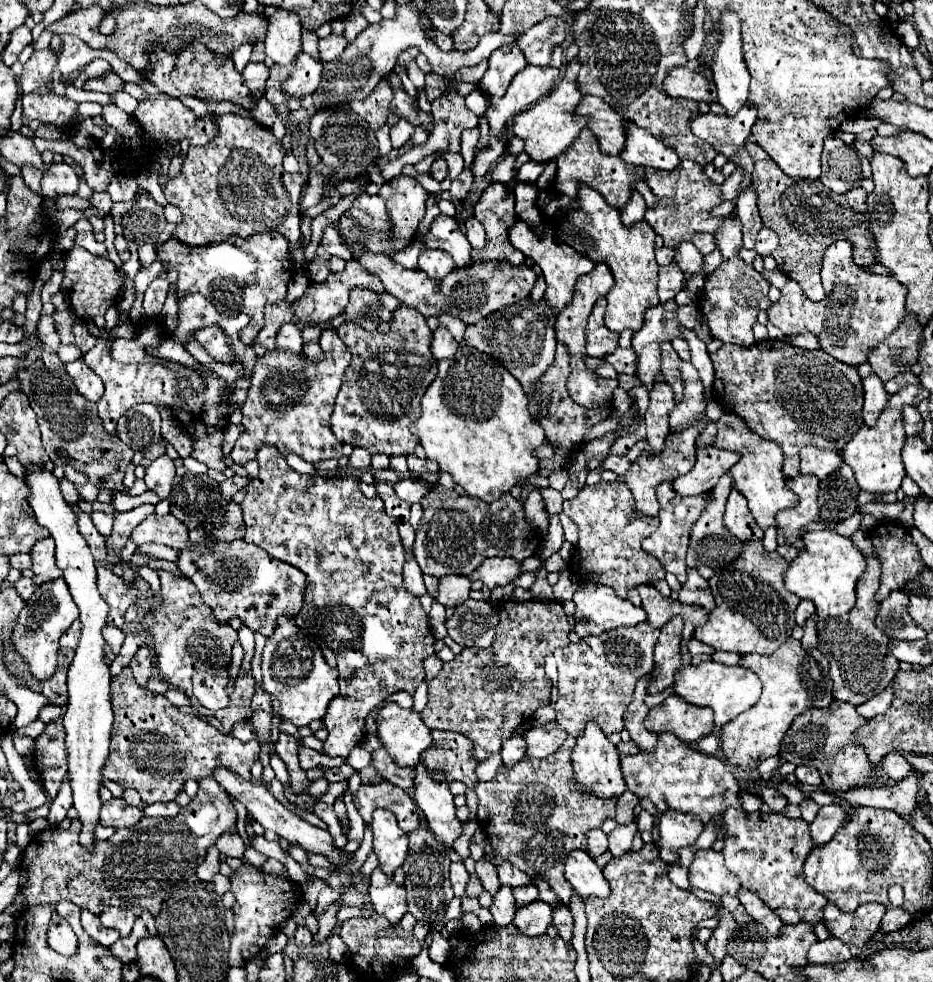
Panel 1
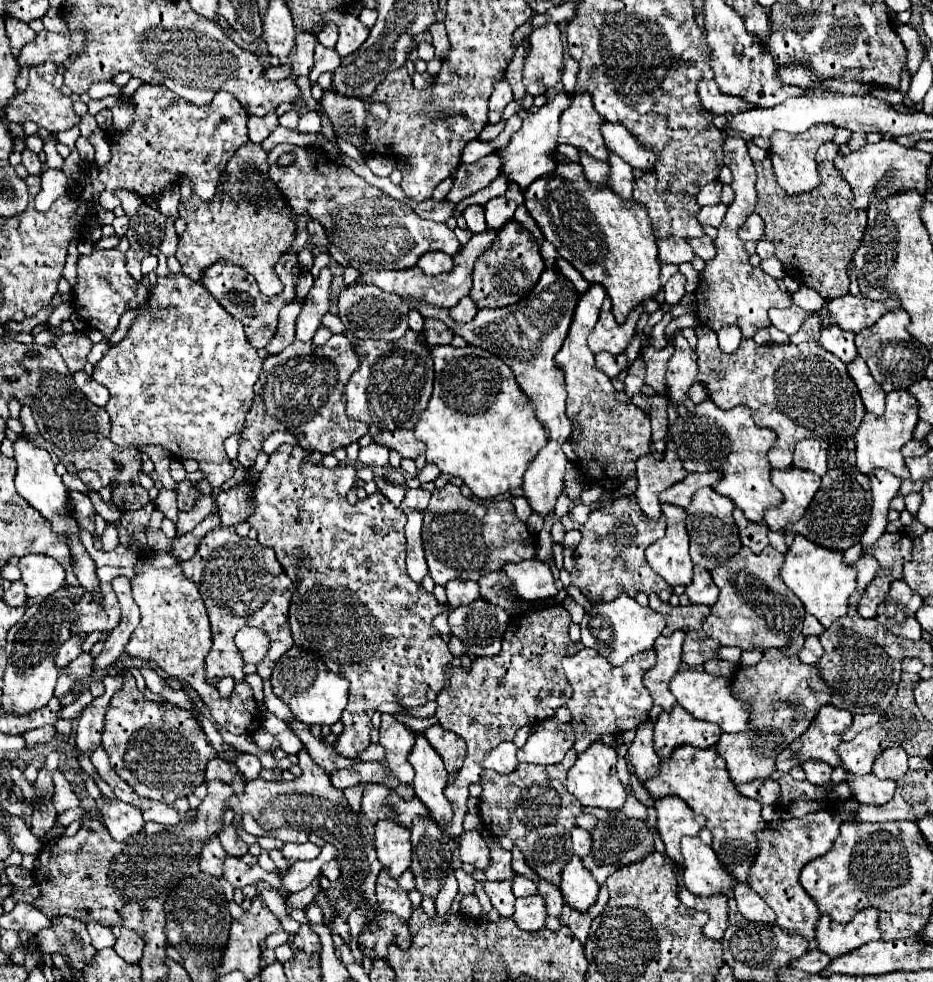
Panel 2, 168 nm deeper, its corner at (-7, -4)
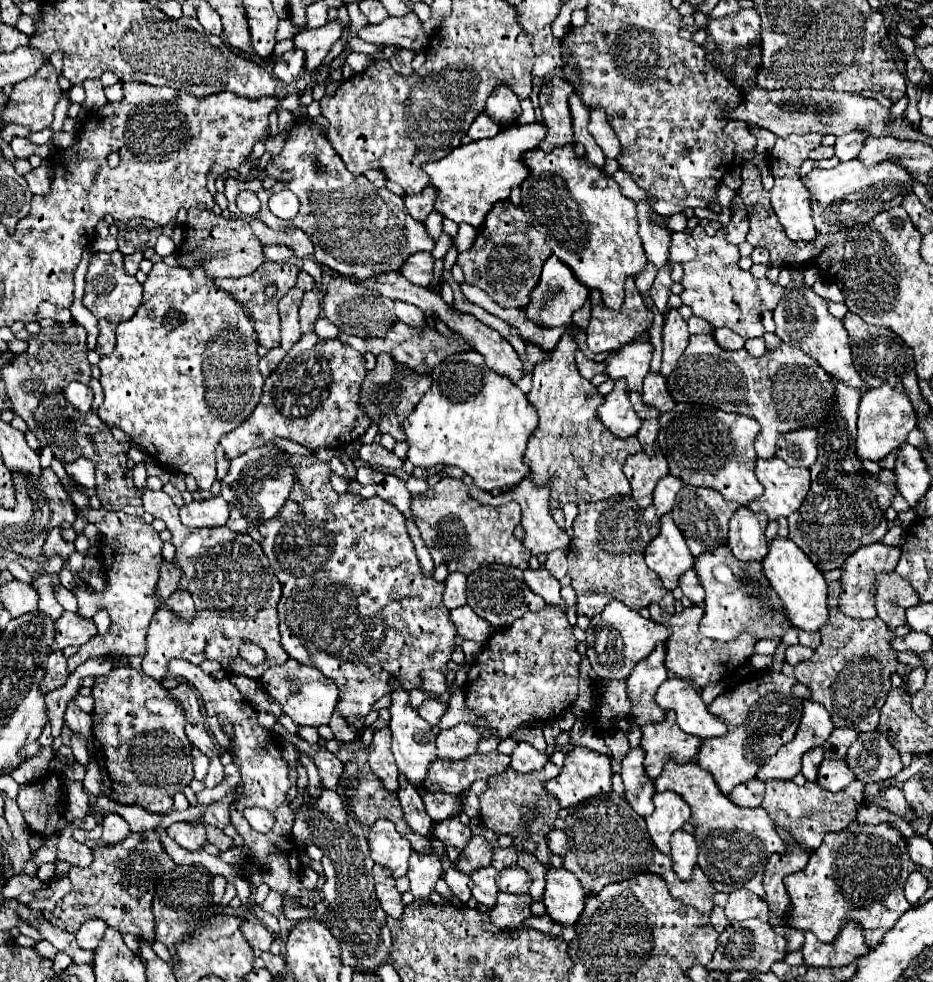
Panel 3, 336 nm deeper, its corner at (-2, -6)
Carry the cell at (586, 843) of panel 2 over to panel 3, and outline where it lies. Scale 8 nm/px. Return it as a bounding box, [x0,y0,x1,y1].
[548,830,568,854]

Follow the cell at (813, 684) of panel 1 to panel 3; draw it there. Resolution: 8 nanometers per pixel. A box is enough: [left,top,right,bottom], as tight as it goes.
[696,664,804,794]

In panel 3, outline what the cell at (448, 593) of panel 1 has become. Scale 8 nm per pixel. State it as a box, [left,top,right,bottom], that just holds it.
[444,572,466,608]

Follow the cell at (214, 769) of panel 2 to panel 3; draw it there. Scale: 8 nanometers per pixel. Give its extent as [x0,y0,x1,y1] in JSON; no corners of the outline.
[192,748,208,780]

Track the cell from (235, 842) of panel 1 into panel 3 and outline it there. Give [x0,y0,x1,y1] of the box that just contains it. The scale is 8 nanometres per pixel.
[206,826,232,852]

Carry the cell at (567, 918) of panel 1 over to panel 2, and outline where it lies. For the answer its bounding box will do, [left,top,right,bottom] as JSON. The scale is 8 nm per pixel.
[537,880,563,918]

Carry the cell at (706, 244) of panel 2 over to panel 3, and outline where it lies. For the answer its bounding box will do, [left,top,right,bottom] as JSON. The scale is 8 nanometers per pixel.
[670,232,696,264]

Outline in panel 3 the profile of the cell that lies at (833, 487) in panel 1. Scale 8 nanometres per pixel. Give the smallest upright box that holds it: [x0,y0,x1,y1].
[788,378,896,572]

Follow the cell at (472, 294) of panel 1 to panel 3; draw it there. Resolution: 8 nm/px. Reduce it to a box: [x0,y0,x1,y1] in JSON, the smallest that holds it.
[456,200,552,308]

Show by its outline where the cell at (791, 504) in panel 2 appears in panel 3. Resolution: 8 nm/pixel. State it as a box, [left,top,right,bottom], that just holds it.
[748,456,810,520]

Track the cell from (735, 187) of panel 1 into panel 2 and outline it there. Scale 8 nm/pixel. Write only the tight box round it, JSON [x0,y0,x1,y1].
[699,202,727,228]

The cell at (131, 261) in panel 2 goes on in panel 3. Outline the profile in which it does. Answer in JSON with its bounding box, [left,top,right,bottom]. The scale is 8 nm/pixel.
[124,252,144,274]

